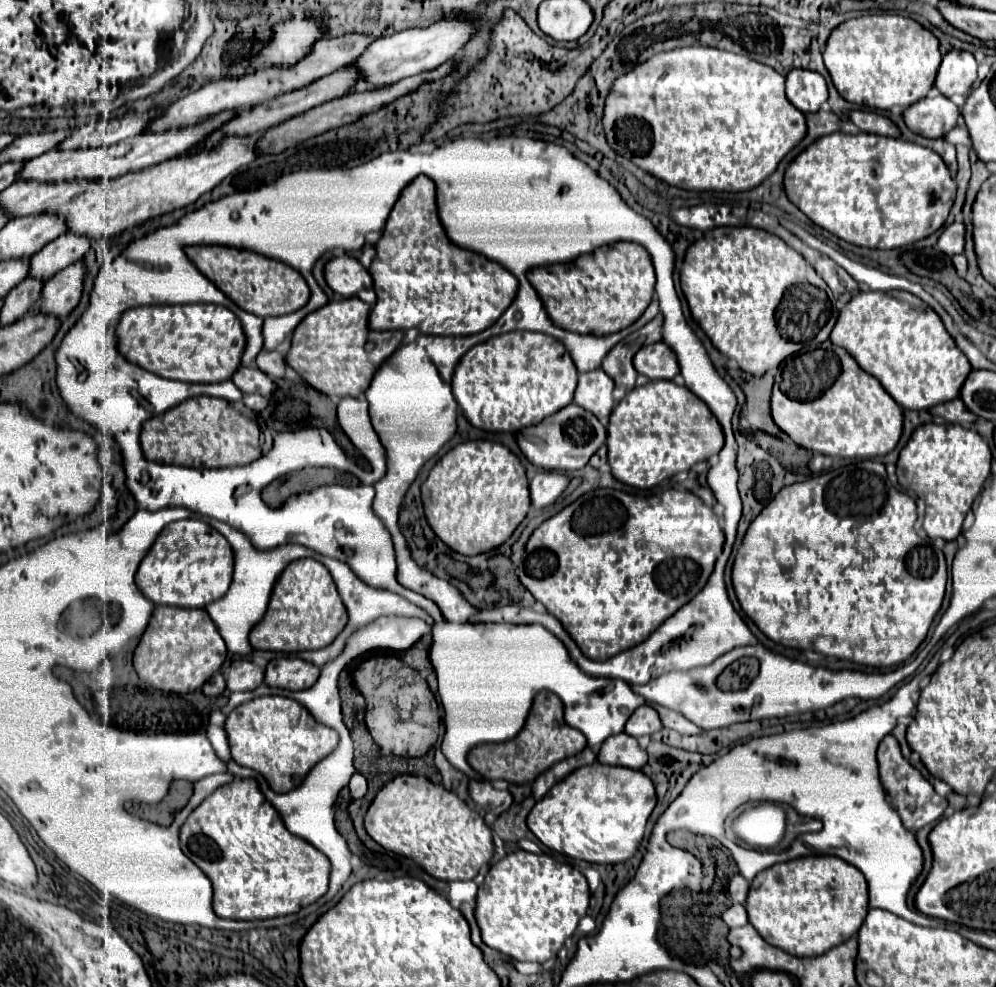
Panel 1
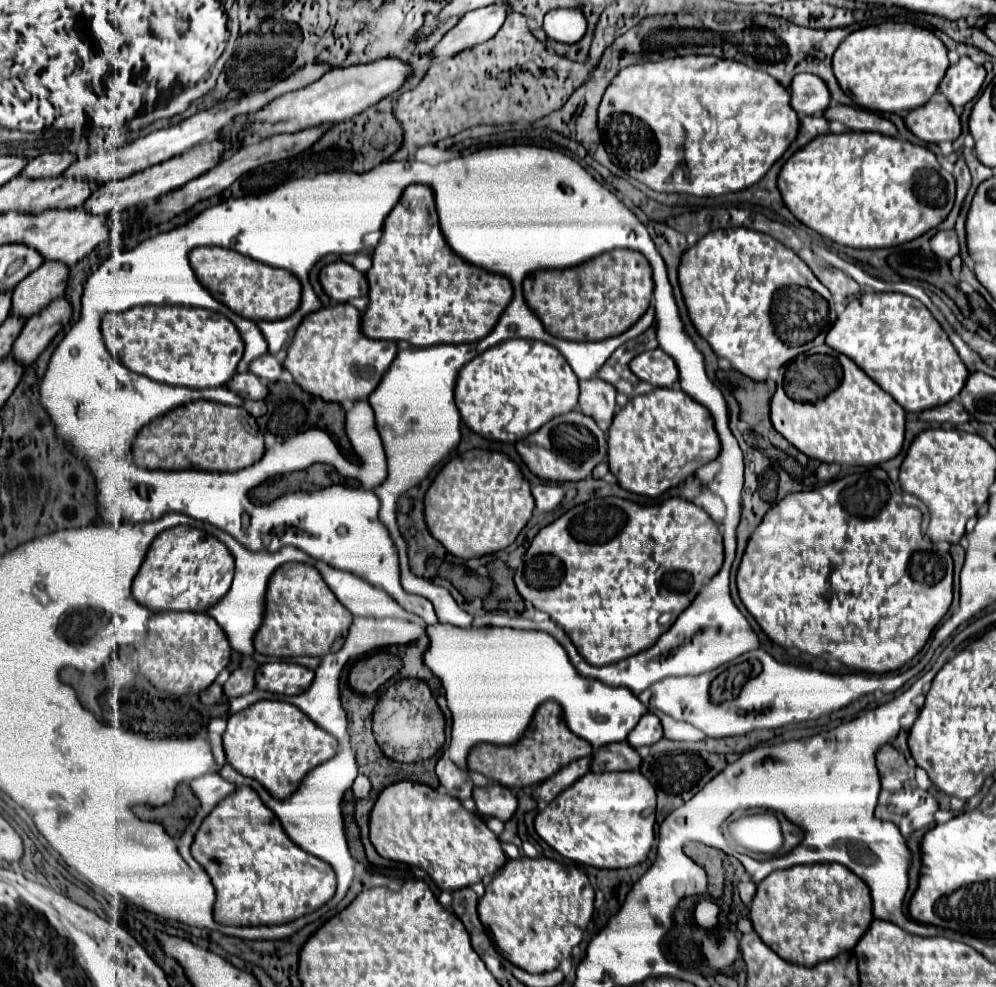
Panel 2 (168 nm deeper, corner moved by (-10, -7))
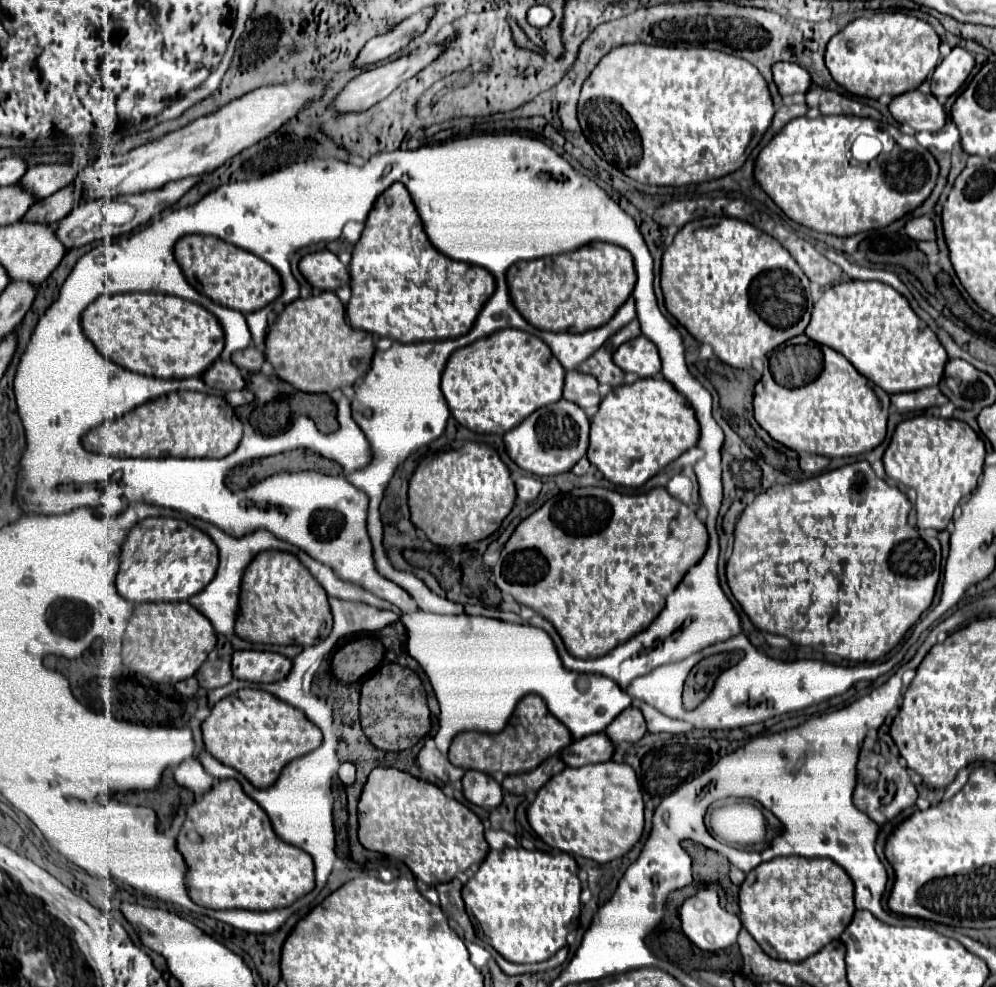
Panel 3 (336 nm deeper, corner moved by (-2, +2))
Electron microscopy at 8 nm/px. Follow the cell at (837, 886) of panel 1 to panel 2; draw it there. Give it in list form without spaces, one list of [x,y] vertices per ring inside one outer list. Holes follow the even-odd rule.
[[[797,865],[791,869],[775,871],[757,887],[757,895],[751,903],[751,921],[757,935],[767,947],[781,955],[789,963],[813,967],[843,951],[851,951],[859,943],[861,935],[873,921],[873,905],[869,887],[843,865]]]

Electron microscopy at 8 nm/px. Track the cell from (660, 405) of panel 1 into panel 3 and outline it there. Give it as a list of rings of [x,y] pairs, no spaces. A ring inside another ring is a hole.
[[[641,378],[633,384],[613,388],[595,416],[591,416],[591,436],[587,458],[603,476],[617,484],[639,488],[651,476],[677,460],[699,440],[699,424],[689,402],[663,378]]]

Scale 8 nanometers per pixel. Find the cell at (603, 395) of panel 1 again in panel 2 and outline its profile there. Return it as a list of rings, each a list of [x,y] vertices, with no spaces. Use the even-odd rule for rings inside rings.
[[[593,377],[587,381],[579,381],[579,407],[585,415],[593,417],[595,421],[611,421],[615,417],[615,397],[617,391],[611,387],[611,383]]]

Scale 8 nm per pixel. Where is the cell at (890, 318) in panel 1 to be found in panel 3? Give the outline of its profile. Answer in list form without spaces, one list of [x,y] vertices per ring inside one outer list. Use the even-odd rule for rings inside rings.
[[[849,280],[833,284],[823,296],[815,302],[811,322],[805,330],[805,336],[819,344],[827,344],[829,348],[843,354],[863,376],[871,378],[877,386],[881,386],[889,394],[897,392],[913,392],[927,386],[939,384],[943,376],[943,366],[949,360],[945,348],[931,332],[931,328],[911,310],[909,302],[891,286],[879,281]]]

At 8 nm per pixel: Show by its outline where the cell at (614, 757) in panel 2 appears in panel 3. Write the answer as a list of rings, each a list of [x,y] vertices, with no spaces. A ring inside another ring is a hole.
[[[605,732],[599,734],[589,734],[587,738],[573,740],[567,750],[561,752],[563,762],[571,768],[579,768],[585,764],[597,764],[597,762],[607,762],[613,756],[613,744],[605,736]]]

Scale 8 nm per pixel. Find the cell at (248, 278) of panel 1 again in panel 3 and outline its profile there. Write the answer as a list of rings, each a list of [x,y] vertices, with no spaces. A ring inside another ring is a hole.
[[[187,234],[175,244],[175,260],[183,270],[187,282],[203,296],[243,314],[261,310],[281,294],[281,278],[273,266],[269,266],[259,256],[223,242],[215,236]]]

